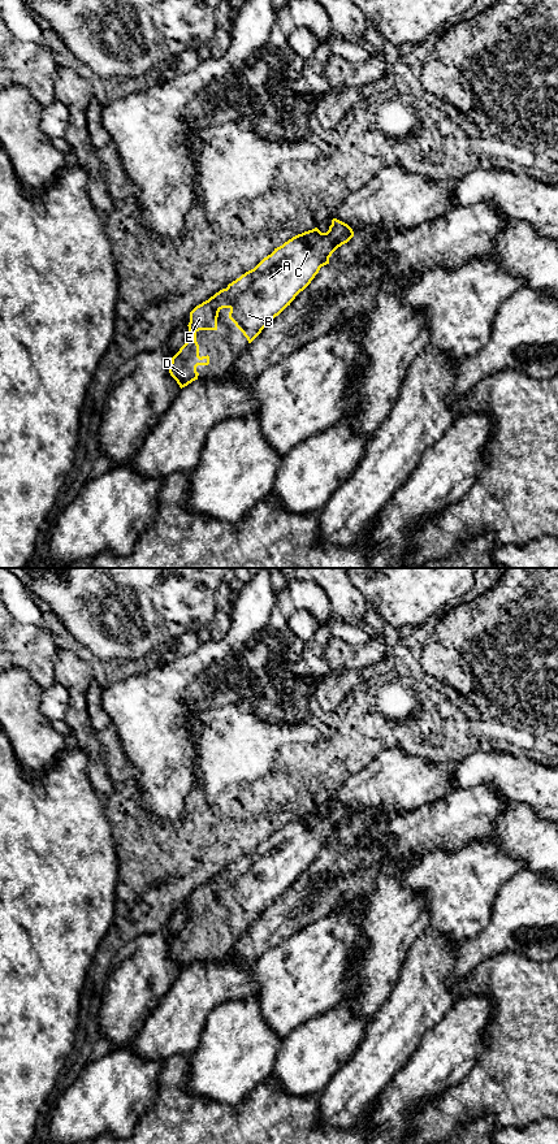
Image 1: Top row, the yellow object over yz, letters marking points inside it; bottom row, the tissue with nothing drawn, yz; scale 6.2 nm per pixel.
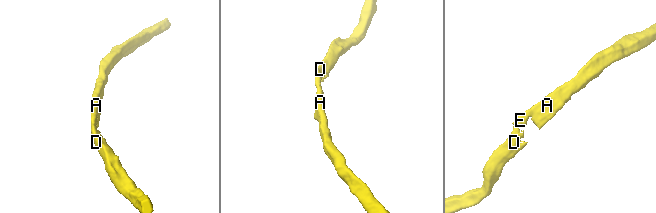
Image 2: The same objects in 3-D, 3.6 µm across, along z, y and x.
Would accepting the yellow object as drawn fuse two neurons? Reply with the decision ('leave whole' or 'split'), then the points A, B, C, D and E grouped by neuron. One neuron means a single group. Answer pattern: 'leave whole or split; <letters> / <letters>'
leave whole; A B C D E

